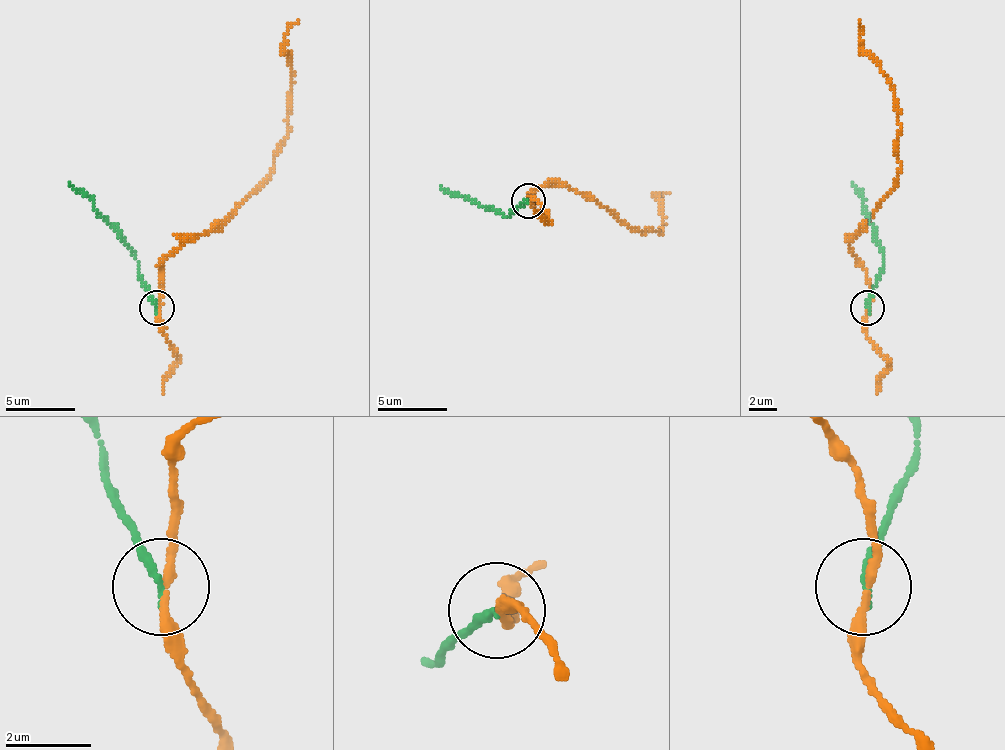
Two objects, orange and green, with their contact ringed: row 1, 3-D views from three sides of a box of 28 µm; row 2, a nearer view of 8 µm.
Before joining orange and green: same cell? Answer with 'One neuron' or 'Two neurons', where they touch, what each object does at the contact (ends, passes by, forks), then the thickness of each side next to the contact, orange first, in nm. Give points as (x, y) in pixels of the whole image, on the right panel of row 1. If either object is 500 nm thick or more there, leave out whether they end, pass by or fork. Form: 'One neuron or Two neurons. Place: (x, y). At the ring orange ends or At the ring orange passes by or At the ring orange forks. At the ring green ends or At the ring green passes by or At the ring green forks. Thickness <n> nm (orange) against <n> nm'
Two neurons. Place: (867, 308). At the ring orange passes by. At the ring green ends. Thickness 200 nm (orange) against 180 nm

